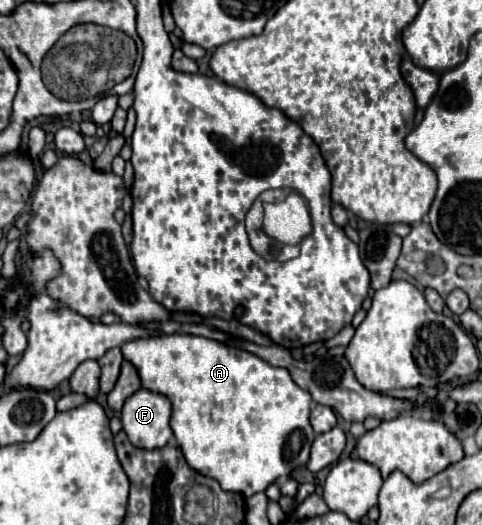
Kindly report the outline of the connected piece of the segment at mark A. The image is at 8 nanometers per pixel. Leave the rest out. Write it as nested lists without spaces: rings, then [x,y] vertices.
[[[180,333],[136,339],[122,345],[122,355],[138,369],[142,387],[164,393],[172,401],[170,427],[188,465],[216,479],[224,491],[252,497],[258,491],[266,491],[280,475],[290,475],[308,463],[314,441],[314,431],[308,421],[312,397],[292,381],[288,371],[272,367],[248,351],[226,347],[206,337]]]

